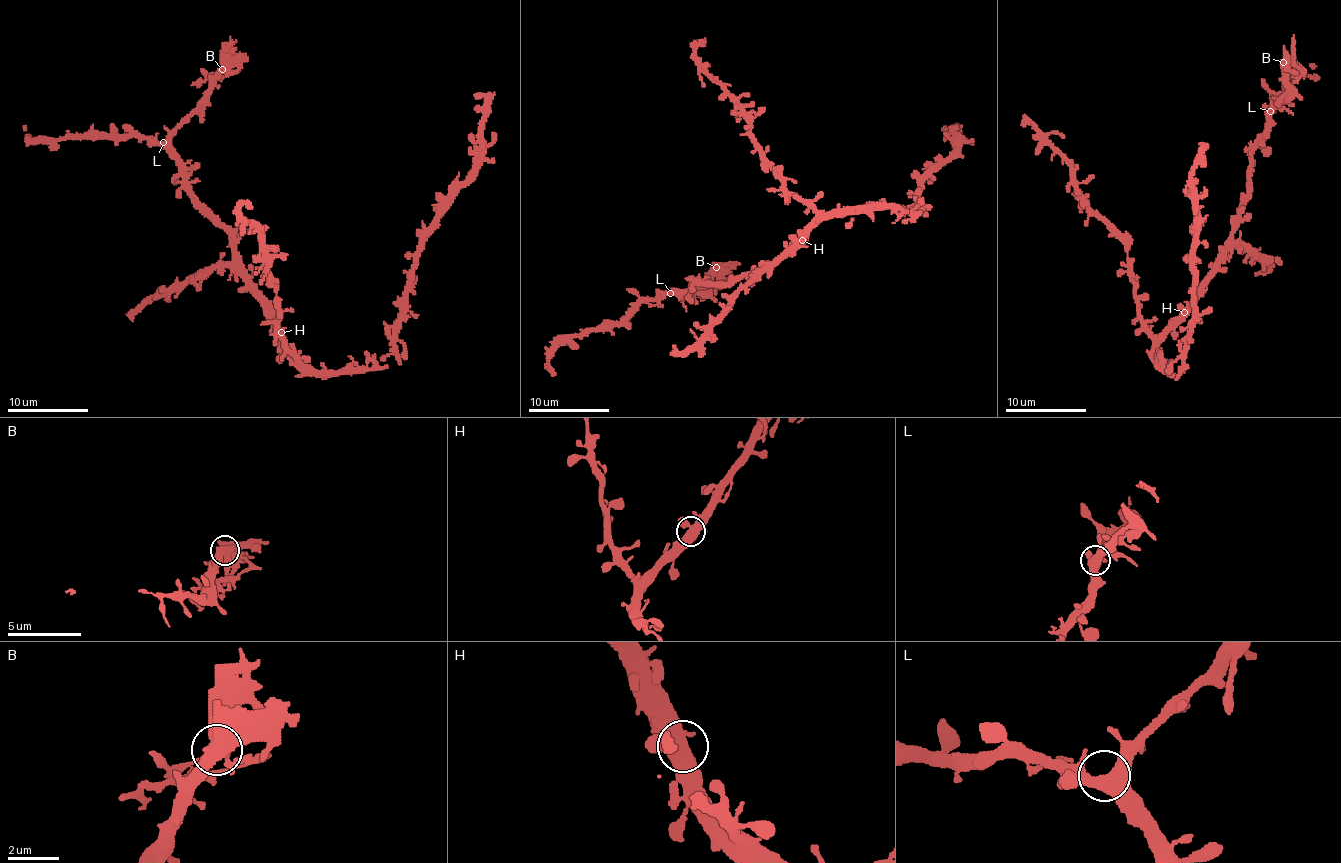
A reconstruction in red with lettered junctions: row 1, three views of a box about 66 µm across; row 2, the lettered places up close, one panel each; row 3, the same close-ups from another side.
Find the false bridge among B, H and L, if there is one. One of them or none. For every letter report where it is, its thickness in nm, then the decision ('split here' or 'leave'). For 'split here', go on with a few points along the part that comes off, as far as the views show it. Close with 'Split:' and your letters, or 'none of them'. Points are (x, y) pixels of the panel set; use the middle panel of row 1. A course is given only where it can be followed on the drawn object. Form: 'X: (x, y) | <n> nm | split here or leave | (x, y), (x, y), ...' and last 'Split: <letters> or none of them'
B: (716, 267) | 460 nm | split here | (715, 268), (717, 281), (712, 289), (701, 289), (701, 300)
H: (802, 240) | 440 nm | leave
L: (670, 293) | 480 nm | leave
Split: B

